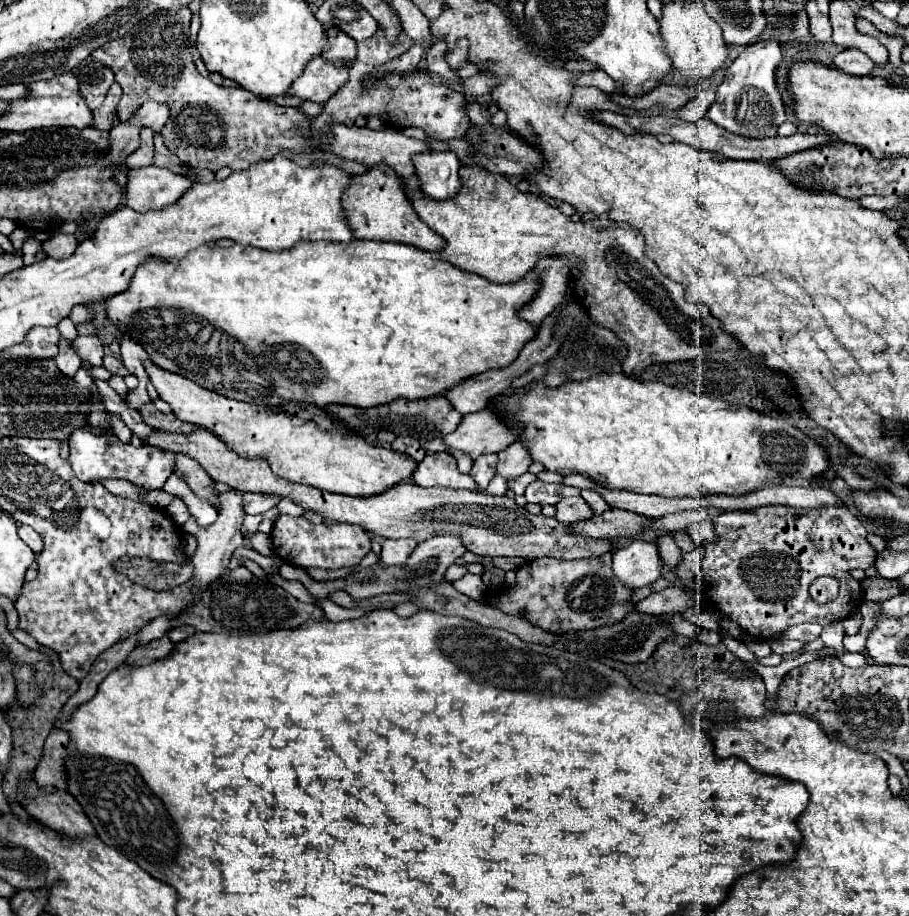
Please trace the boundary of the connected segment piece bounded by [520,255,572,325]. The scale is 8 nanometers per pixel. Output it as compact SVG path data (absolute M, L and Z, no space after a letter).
M566 255L544 257L536 263L536 273L540 275L540 291L528 305L520 309L522 319L530 321L532 325L540 325L556 305L564 303L570 267L572 259L568 259Z

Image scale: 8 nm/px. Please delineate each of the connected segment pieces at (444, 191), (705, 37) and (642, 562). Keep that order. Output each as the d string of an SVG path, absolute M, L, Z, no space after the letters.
M432 151L432 153L418 153L412 159L416 177L420 181L420 189L436 199L444 201L454 197L460 191L460 159L452 151Z
M670 1L662 5L662 17L658 19L660 25L660 39L664 41L664 49L668 49L668 55L672 57L672 65L682 73L682 77L692 83L694 79L702 77L702 75L712 75L716 69L722 67L722 63L728 57L726 51L726 43L722 39L722 29L718 27L718 23L714 19L708 17L706 7L702 1Z
M632 541L628 547L614 551L612 569L626 587L638 589L662 577L662 559L654 543Z

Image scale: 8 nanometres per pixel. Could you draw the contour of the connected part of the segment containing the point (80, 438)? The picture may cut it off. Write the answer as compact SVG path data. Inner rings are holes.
M76 429L70 437L68 437L68 445L70 445L70 465L76 473L76 477L80 481L90 481L90 479L106 479L106 477L114 477L114 479L128 479L134 485L140 485L142 489L162 489L166 479L172 475L174 465L176 465L176 455L156 449L156 447L134 447L130 443L122 443L120 439L116 439L116 435L108 433L108 435L98 435L86 429Z

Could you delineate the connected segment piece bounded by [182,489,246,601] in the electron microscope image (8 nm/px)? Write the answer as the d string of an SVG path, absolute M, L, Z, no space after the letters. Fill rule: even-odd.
M226 491L226 493L220 493L220 509L218 509L218 519L208 525L208 527L200 527L196 521L191 517L183 526L183 530L186 533L192 534L198 539L198 549L192 557L192 565L194 565L194 579L198 581L198 589L194 591L194 601L200 599L200 593L214 581L218 579L224 569L228 569L228 563L230 563L230 557L234 553L234 549L238 547L246 547L244 543L244 537L240 533L240 527L242 527L242 521L244 521L244 507L242 507L242 493L240 491Z

